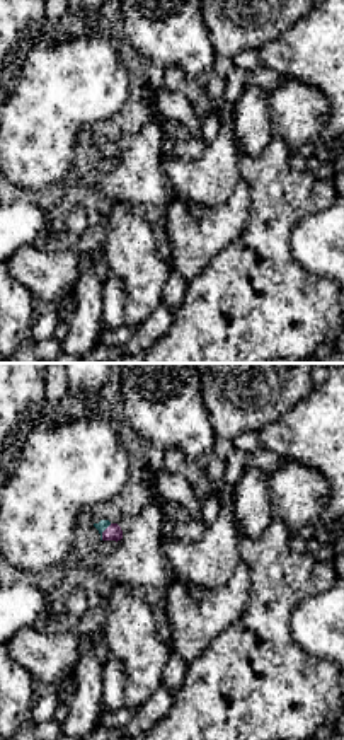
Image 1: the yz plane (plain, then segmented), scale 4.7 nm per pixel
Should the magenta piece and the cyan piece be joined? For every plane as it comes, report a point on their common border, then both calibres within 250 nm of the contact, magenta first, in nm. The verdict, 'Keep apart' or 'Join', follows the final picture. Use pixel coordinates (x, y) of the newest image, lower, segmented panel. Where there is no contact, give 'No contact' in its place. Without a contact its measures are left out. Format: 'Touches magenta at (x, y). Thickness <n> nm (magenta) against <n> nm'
Touches magenta at (103, 532). Thickness 80 nm (magenta) against 50 nm

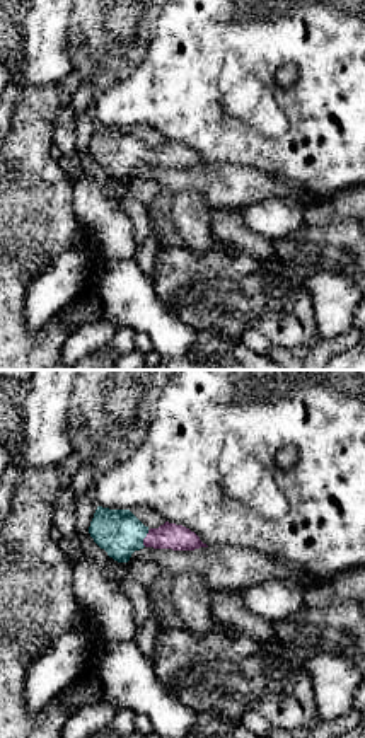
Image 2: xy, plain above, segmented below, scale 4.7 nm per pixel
Touches magenta at (144, 539). Thickness 130 nm (magenta) against 220 nm

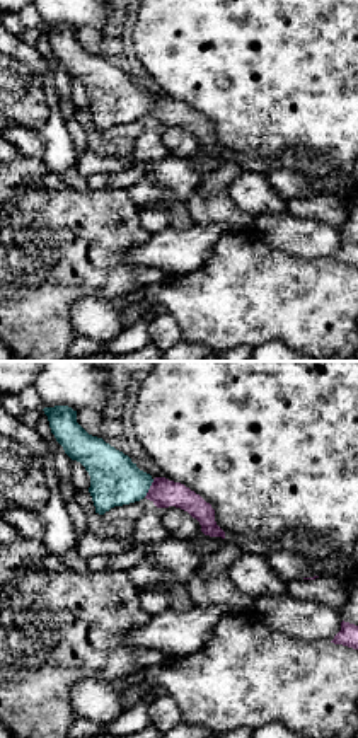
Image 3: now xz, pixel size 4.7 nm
Touches magenta at (150, 488). Thickness 140 nm (magenta) against 240 nm

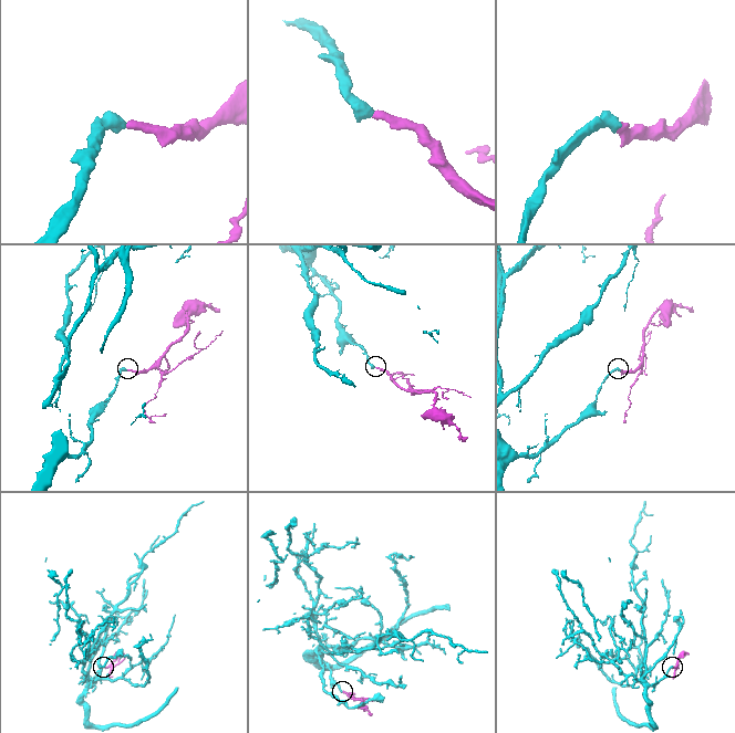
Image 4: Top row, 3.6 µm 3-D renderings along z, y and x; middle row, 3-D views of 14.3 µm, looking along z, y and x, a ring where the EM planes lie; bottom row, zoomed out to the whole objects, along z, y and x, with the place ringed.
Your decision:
Join

